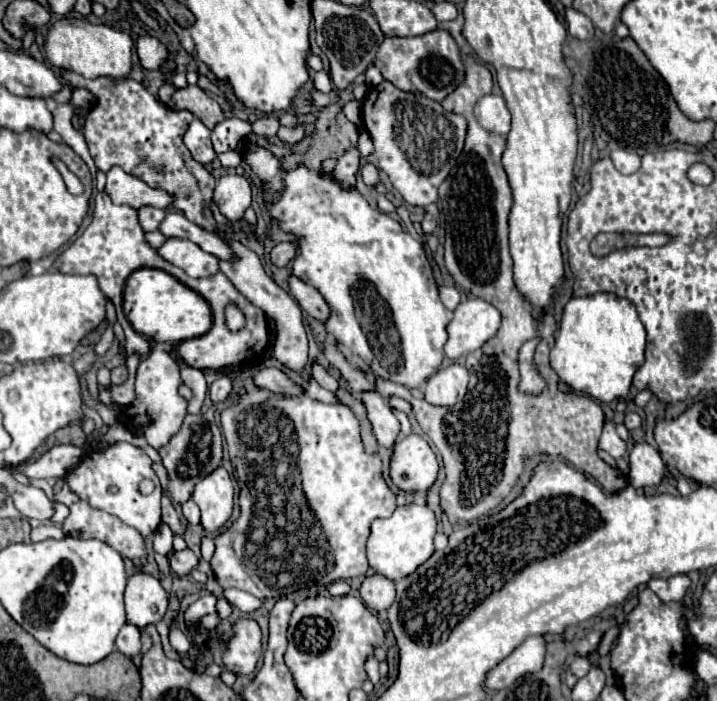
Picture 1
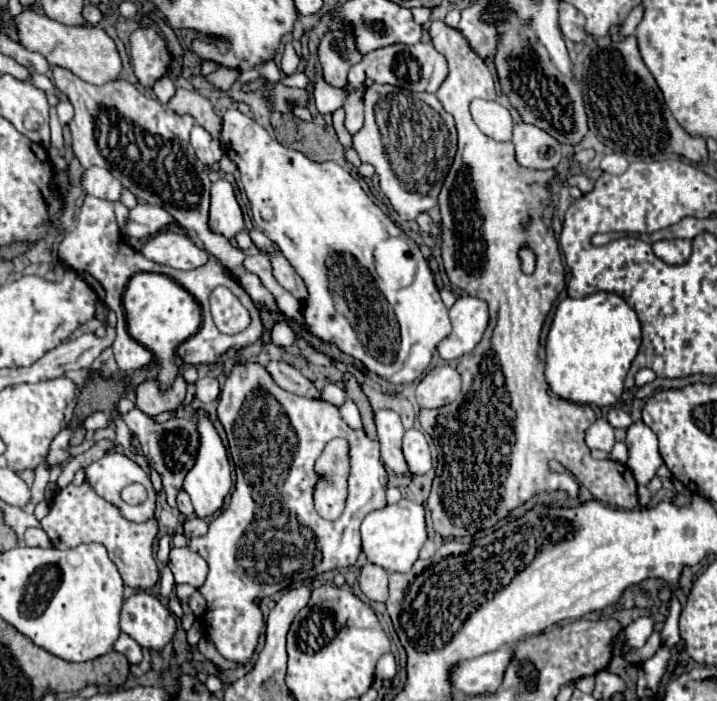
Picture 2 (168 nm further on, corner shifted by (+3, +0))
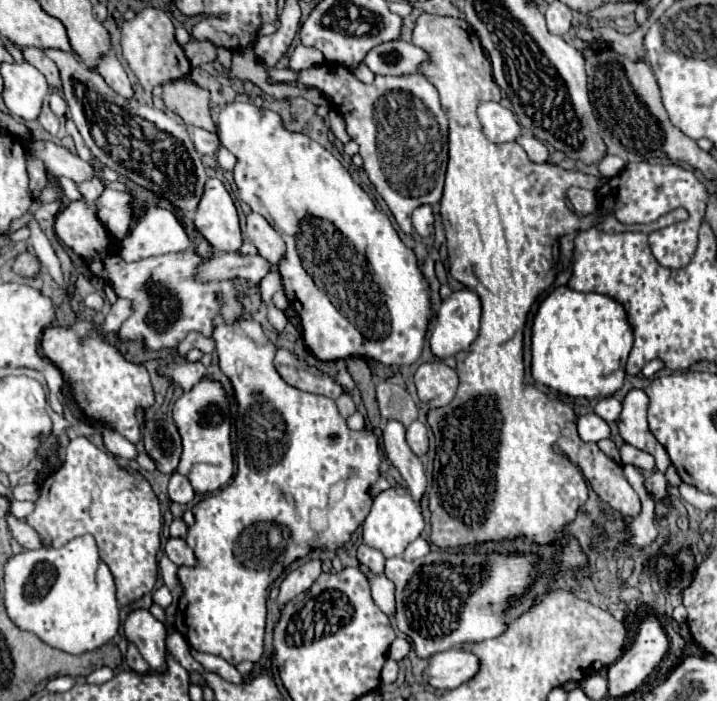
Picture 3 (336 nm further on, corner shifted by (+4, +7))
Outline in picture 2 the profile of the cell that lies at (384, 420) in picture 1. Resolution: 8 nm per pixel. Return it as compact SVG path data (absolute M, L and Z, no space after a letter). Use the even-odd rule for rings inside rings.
M379 410L375 412L377 434L381 442L381 458L385 466L395 470L395 474L407 474L407 462L401 452L401 438L403 438L403 424L401 418L393 410Z

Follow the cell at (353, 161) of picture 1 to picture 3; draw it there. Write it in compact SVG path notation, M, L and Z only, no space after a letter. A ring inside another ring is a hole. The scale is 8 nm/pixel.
M330 109L328 121L330 121L330 129L332 129L334 137L336 137L336 139L340 139L342 143L348 143L348 141L350 141L350 137L348 137L348 133L346 133L346 123L344 123L344 117L342 117L338 111Z

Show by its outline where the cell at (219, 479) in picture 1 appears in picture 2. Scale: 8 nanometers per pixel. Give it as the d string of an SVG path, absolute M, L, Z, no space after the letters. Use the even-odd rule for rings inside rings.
M197 410L193 416L195 424L197 424L197 432L201 436L201 448L197 448L197 460L193 464L193 468L187 472L185 482L183 482L183 490L191 496L191 502L195 506L195 514L199 518L209 518L215 516L221 506L223 506L223 498L229 494L231 490L231 468L229 468L229 460L227 460L227 450L211 422L211 418L207 416L207 412Z

